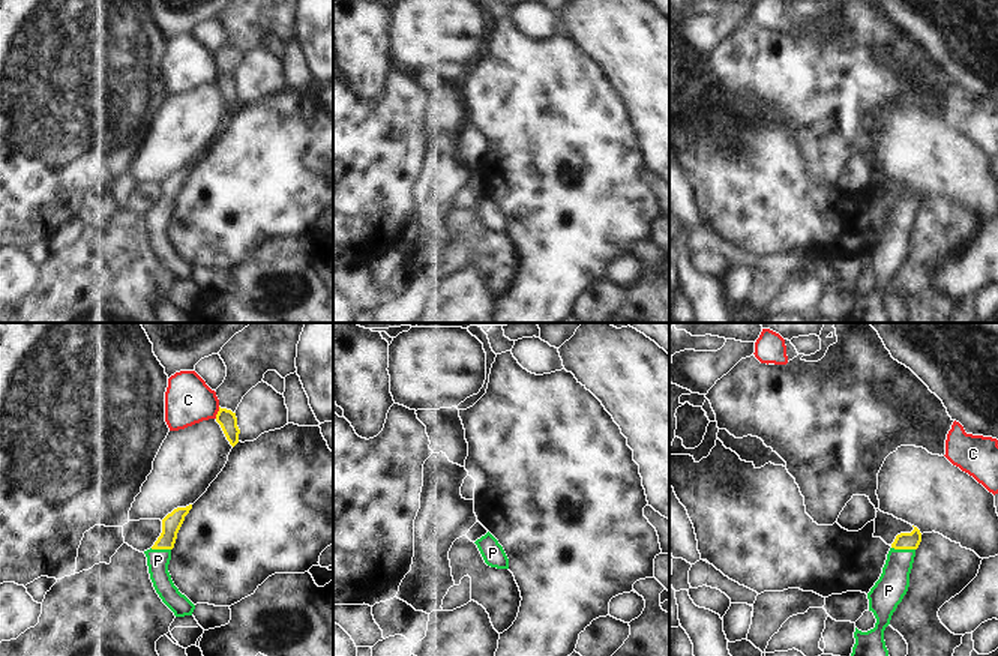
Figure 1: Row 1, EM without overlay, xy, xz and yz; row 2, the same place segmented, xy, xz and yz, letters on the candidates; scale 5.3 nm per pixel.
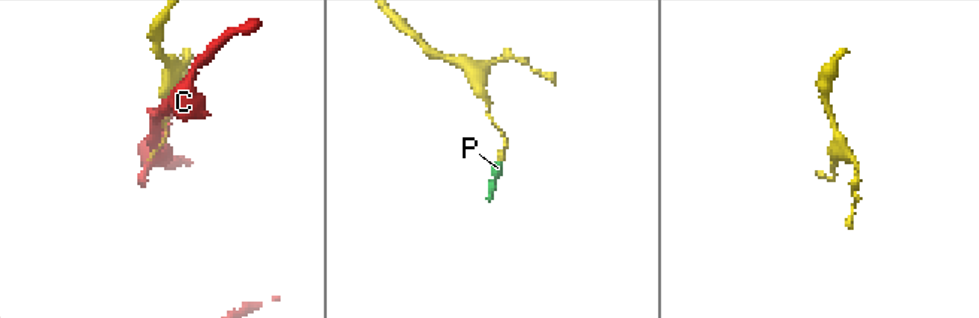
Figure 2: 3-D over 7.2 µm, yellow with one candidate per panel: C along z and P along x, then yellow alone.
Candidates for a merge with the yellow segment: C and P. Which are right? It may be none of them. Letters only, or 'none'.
P.

